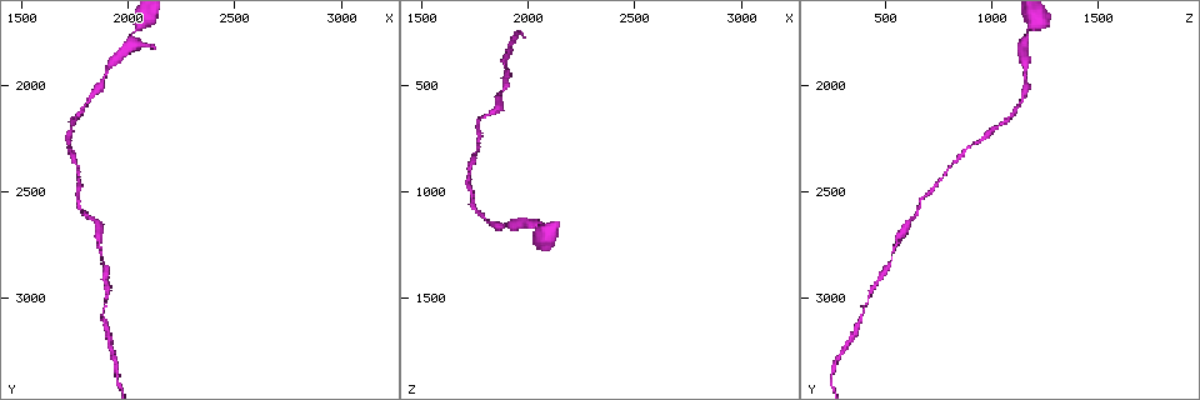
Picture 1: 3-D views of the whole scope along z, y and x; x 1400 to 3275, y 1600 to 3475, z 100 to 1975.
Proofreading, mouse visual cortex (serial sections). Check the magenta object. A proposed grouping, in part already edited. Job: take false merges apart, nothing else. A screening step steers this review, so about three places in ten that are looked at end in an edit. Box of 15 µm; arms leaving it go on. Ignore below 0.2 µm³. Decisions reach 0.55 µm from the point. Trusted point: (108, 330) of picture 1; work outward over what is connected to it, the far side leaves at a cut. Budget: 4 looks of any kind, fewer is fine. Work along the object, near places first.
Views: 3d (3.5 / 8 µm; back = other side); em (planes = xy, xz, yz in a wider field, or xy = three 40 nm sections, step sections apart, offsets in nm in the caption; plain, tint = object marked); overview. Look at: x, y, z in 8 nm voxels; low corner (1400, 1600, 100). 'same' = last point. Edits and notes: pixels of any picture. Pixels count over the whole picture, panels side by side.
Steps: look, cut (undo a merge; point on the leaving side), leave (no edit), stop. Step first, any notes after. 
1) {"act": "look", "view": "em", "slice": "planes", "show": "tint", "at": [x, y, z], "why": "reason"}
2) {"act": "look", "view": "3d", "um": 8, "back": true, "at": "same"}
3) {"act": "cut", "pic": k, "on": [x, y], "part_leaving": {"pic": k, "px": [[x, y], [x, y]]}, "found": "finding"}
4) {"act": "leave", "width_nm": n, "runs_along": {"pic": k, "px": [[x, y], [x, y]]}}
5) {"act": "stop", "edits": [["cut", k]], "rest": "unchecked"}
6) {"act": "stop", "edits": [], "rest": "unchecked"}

{"act": "look", "view": "3d", "um": 3.5, "at": [1880, 2800, 540], "why": "a narrow waist"}

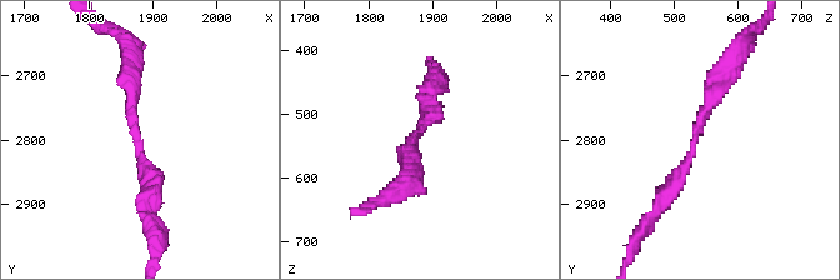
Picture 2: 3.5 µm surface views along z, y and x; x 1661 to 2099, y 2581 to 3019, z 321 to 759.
{"act": "look", "view": "em", "slice": "xy", "step": 3, "show": "tint", "at": [1880, 2800, 530]}

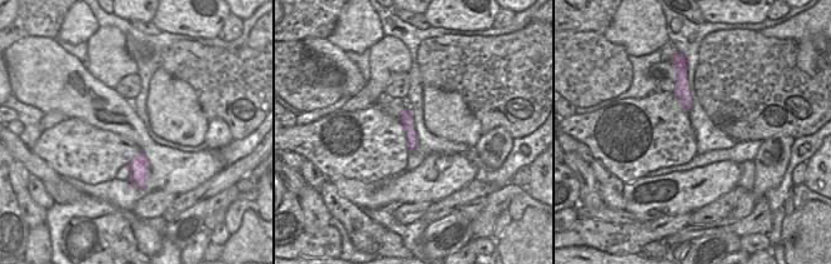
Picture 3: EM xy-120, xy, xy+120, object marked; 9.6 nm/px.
{"act": "leave", "width_nm": 130, "runs_along": {"pic": 2, "px": [[660, 206], [730, 65]]}, "found": "all the same cell"}

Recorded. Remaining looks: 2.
{"act": "look", "view": "3d", "um": 3.5, "at": [2040, 1730, 1160], "why": "sharp bend"}

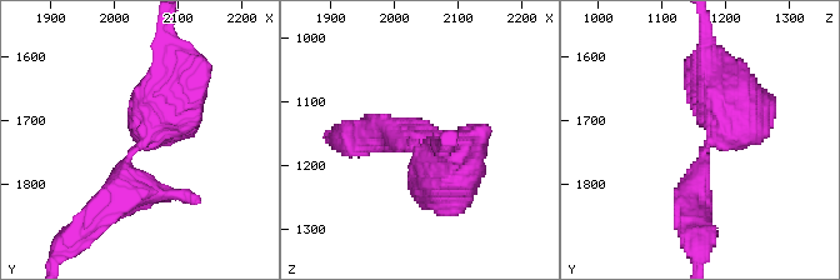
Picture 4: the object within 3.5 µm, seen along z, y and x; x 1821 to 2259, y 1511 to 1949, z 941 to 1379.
{"act": "look", "view": "em", "slice": "planes", "show": "tint", "at": [2040, 1735, 1175], "arm_widths_nm": [350, 800]}

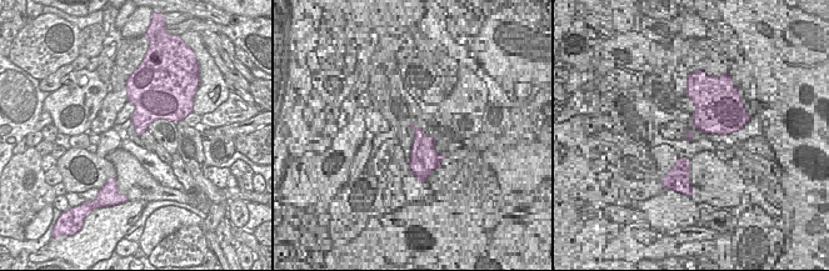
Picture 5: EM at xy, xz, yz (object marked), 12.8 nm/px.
{"act": "leave", "width_nm": 280, "runs_along": {"pic": 4, "px": [[100, 211], [181, 85]]}, "found": "one cell here"}

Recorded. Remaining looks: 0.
{"act": "stop", "edits": [], "rest": "unchecked"}

